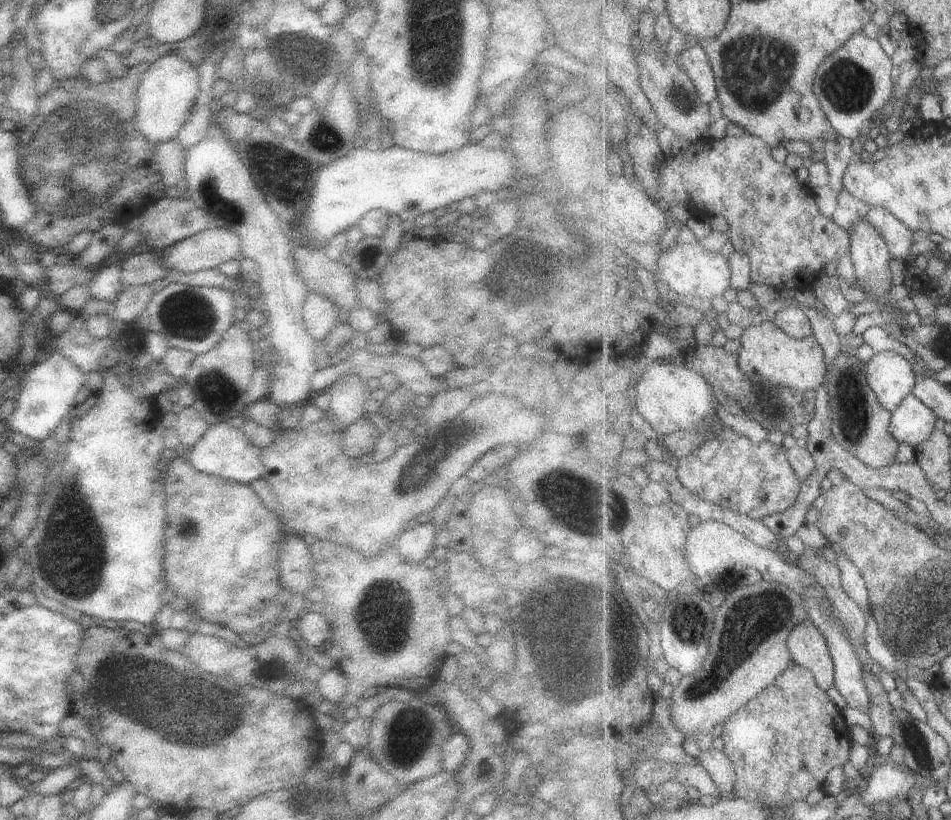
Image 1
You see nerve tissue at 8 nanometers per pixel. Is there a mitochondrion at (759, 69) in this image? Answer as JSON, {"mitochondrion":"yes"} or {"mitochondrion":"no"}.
{"mitochondrion":"yes"}

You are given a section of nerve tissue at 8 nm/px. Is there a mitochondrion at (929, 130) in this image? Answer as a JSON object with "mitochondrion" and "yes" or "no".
{"mitochondrion":"no"}

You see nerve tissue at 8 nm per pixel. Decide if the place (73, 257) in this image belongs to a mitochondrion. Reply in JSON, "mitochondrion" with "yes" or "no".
{"mitochondrion":"no"}

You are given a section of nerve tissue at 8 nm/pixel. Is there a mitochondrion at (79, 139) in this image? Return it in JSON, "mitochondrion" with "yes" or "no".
{"mitochondrion":"yes"}

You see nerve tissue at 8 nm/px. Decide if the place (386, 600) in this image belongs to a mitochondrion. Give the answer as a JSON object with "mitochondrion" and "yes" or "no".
{"mitochondrion":"yes"}

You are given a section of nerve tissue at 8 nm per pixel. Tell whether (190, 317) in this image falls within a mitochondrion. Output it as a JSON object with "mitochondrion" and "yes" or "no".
{"mitochondrion":"yes"}

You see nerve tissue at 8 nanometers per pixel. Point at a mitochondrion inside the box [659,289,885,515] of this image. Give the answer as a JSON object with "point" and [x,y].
{"point":[851,404]}

